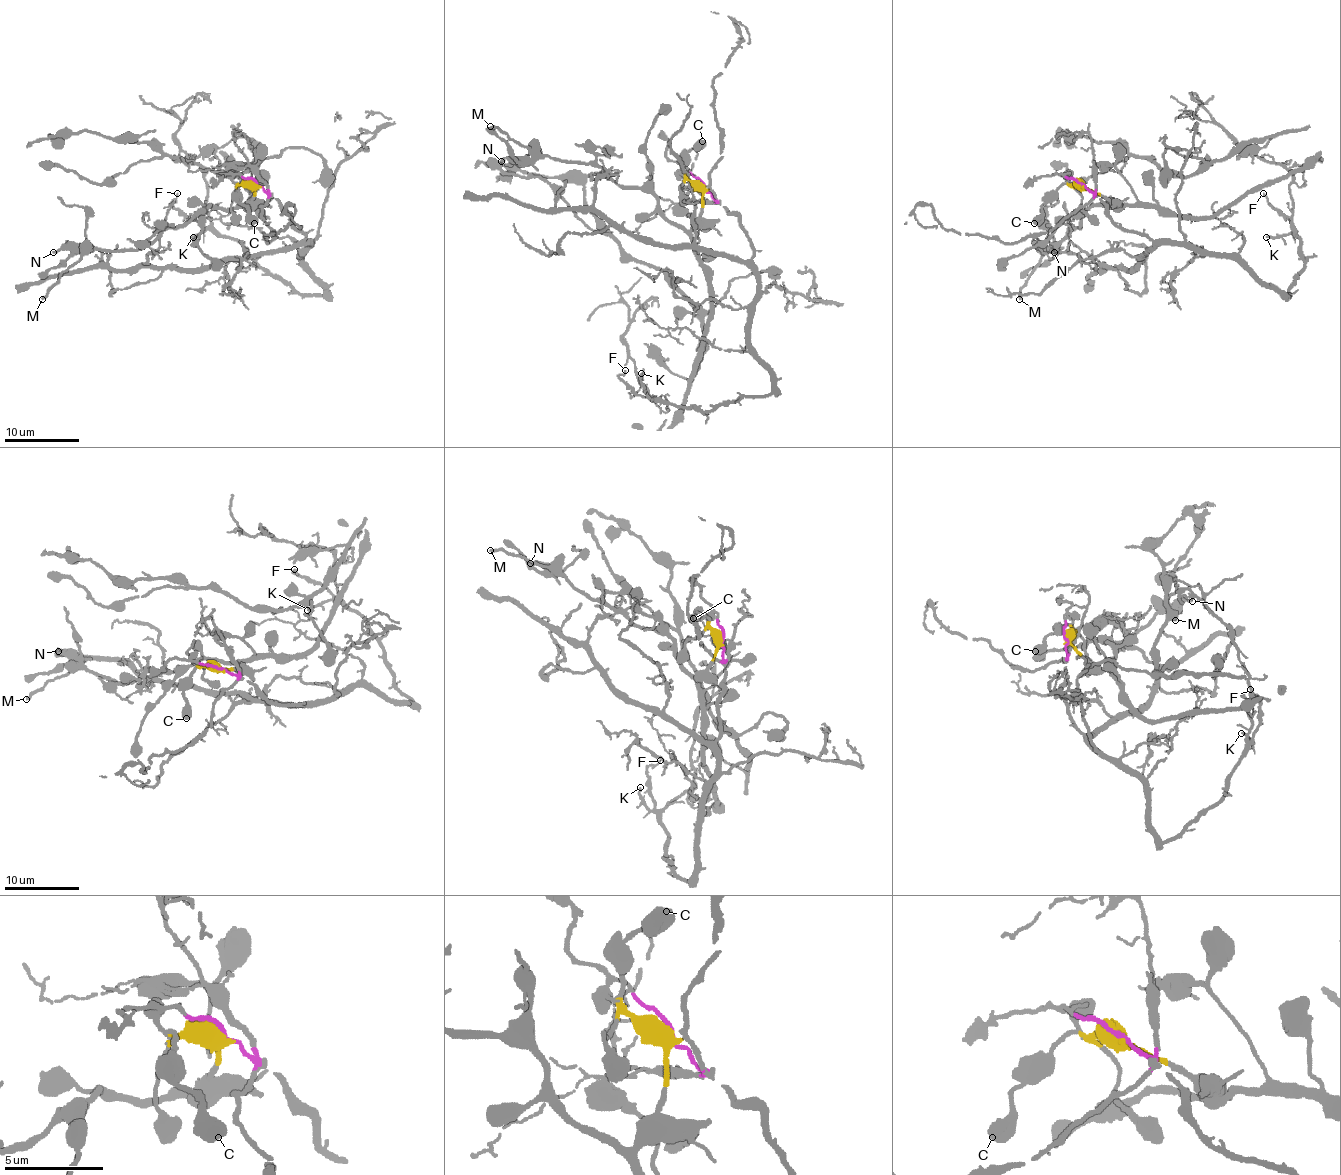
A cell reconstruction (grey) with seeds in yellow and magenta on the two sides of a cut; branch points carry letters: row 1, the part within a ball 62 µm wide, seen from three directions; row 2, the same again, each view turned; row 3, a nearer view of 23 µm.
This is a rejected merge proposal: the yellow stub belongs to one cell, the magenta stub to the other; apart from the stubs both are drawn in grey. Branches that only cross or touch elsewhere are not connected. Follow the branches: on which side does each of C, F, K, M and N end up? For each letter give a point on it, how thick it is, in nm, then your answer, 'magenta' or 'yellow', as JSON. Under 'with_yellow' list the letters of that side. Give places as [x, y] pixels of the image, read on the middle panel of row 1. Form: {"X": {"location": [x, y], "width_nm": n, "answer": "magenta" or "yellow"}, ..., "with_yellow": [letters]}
{"C": {"location": [702, 141], "width_nm": 750, "answer": "yellow"}, "F": {"location": [625, 370], "width_nm": 80, "answer": "magenta"}, "K": {"location": [641, 373], "width_nm": 160, "answer": "magenta"}, "M": {"location": [490, 126], "width_nm": 240, "answer": "yellow"}, "N": {"location": [501, 161], "width_nm": 200, "answer": "yellow"}, "with_yellow": ["C", "M", "N"]}

